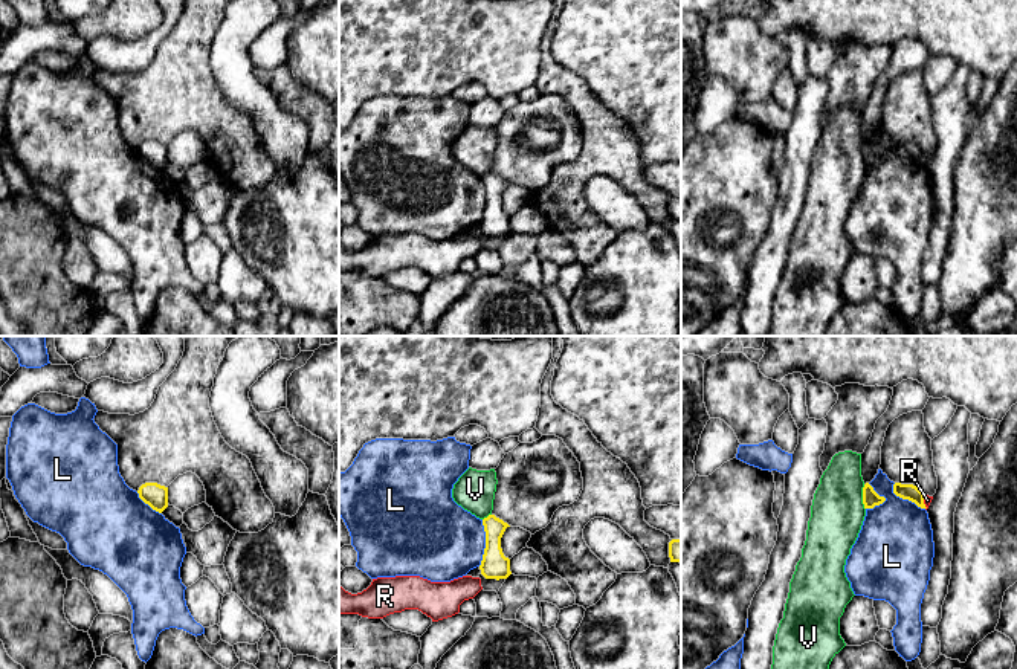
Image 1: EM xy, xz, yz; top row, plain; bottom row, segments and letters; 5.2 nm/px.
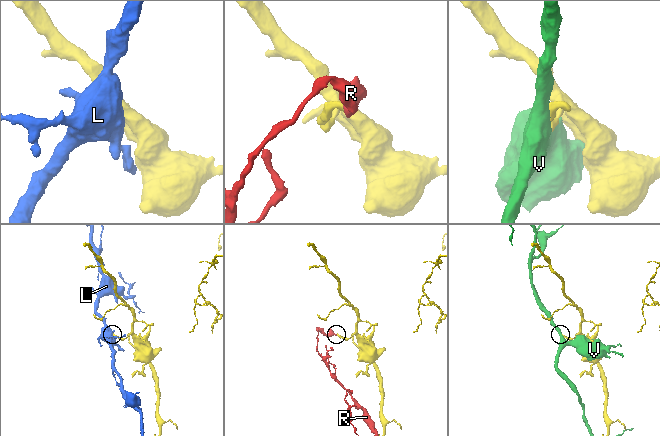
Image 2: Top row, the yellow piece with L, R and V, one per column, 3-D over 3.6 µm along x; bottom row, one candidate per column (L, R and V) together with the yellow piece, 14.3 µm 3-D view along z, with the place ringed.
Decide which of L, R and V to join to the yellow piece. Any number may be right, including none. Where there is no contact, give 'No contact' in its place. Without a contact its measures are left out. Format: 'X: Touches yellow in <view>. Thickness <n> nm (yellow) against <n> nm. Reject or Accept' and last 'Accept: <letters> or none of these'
L: Touches yellow in xz. Thickness 140 nm (yellow) against 420 nm. Reject
R: Touches yellow in yz. Thickness 90 nm (yellow) against 50 nm. Reject
V: Touches yellow in yz. Thickness 90 nm (yellow) against 280 nm. Reject
Accept: none of these

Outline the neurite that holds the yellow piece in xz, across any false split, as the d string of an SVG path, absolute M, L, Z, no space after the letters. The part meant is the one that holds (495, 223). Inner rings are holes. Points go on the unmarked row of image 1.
M495 173L484 176L483 183L486 189L486 206L479 223L481 232L486 237L507 237L512 232L510 217L502 211L501 196L510 183Z

